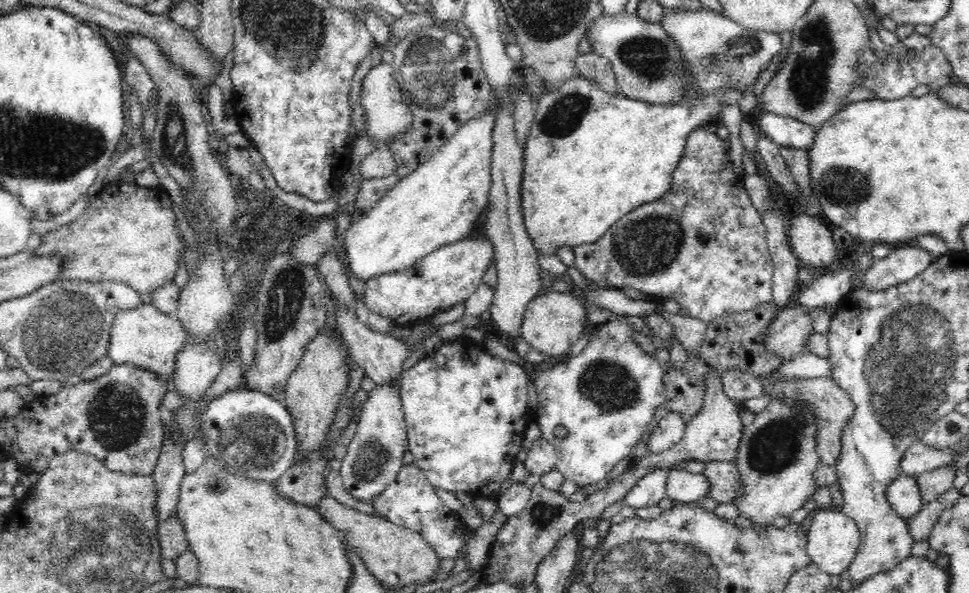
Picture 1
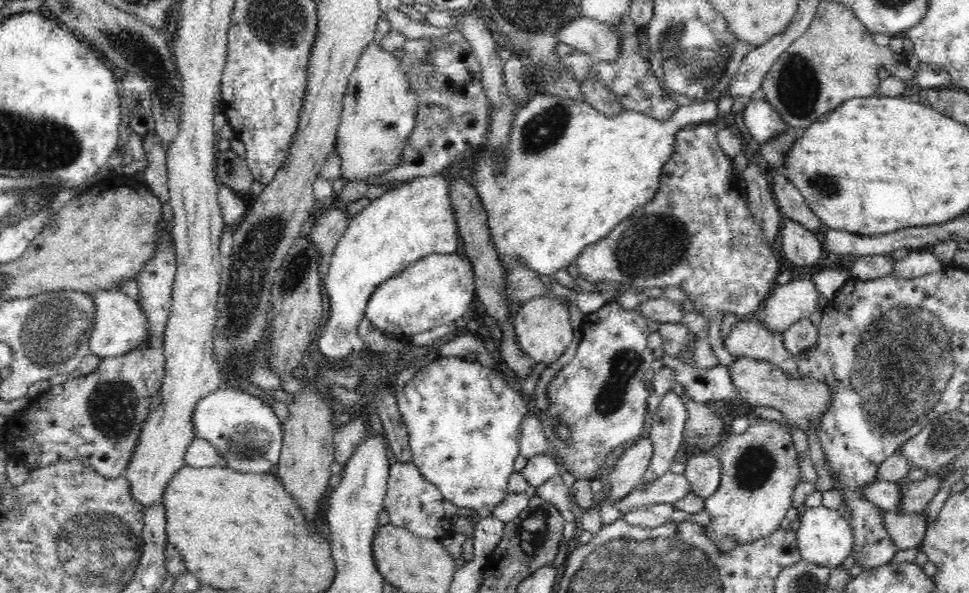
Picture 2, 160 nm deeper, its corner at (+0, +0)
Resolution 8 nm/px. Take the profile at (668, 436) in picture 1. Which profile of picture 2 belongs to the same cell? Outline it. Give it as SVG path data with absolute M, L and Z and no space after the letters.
M649 437L640 438L623 452L624 455L618 459L618 464L609 475L609 502L614 504L628 496L640 484L640 478L644 476L652 460L652 453L653 446Z

